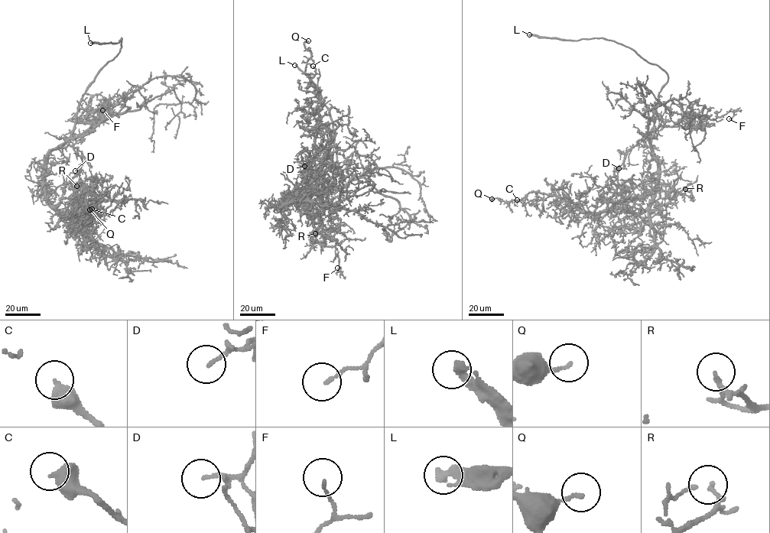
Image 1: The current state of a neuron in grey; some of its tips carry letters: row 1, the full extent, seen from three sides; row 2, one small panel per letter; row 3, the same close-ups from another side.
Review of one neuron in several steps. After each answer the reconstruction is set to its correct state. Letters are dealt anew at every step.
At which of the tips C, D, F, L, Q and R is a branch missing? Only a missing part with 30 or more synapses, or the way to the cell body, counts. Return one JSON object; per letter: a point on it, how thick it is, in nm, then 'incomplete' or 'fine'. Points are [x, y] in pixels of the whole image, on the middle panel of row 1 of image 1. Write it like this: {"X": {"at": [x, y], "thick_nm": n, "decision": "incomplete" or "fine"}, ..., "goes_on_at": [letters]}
{"C": {"at": [313, 66], "thick_nm": 600, "decision": "fine"}, "D": {"at": [304, 166], "thick_nm": 120, "decision": "fine"}, "F": {"at": [337, 268], "thick_nm": 100, "decision": "fine"}, "L": {"at": [294, 65], "thick_nm": 360, "decision": "incomplete"}, "Q": {"at": [308, 40], "thick_nm": 120, "decision": "fine"}, "R": {"at": [315, 233], "thick_nm": 130, "decision": "fine"}, "goes_on_at": ["L"]}

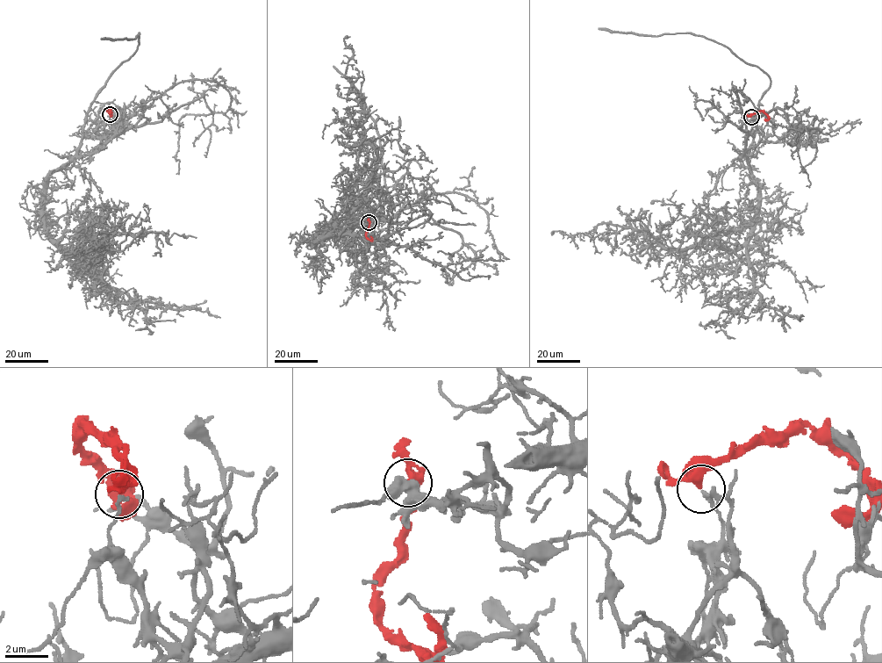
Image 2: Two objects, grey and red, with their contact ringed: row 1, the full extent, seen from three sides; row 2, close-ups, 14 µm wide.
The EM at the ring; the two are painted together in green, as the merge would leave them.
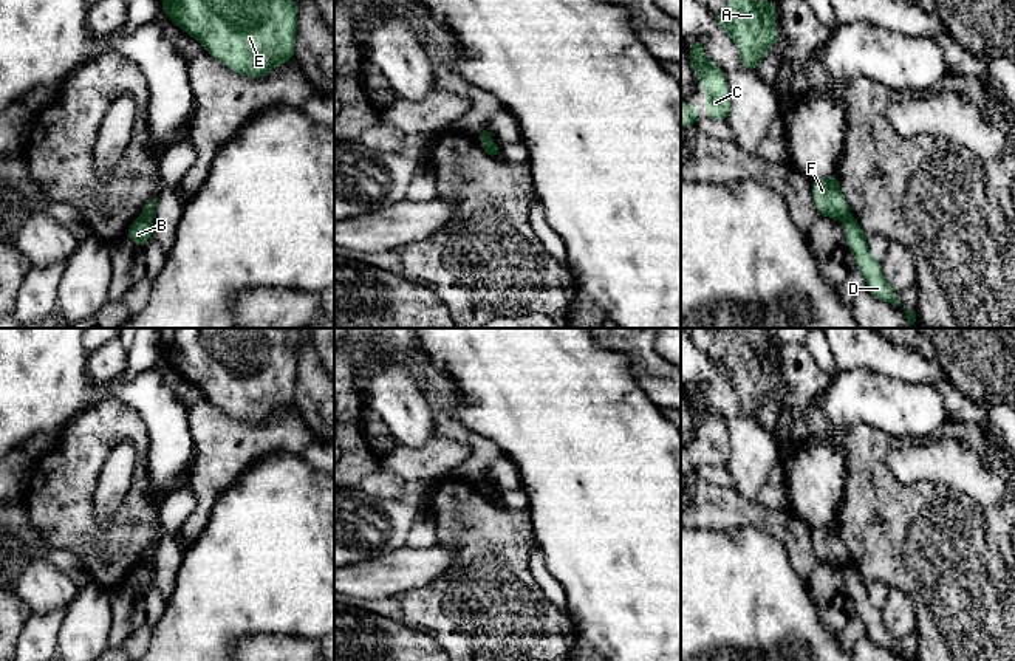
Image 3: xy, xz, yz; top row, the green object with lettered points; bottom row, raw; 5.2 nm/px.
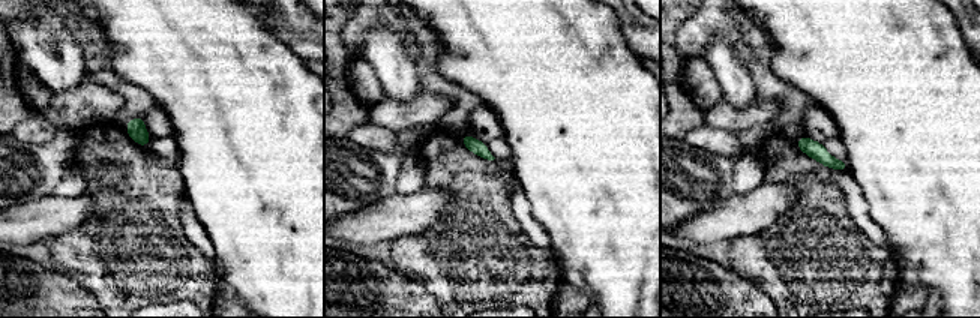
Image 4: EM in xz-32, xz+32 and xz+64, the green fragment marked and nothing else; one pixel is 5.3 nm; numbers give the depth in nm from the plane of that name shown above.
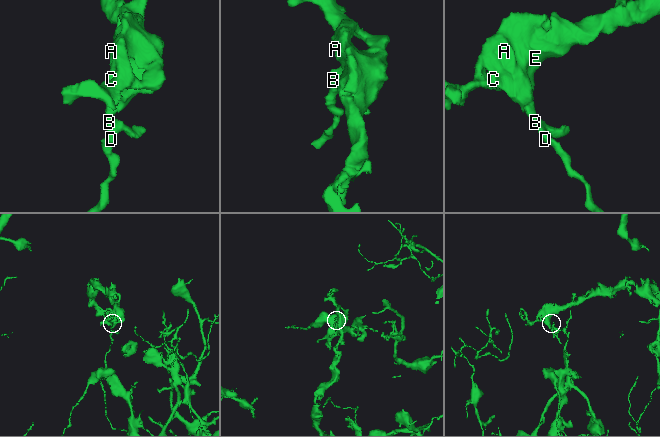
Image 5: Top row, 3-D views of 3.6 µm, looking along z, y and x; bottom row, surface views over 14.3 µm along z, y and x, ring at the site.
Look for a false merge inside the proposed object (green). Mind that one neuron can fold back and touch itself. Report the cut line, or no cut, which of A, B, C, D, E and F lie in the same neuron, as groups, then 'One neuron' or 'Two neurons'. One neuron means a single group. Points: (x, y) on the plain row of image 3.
Split along xz (480, 486), (494, 493). Groups: A C E F / B D. Two neurons

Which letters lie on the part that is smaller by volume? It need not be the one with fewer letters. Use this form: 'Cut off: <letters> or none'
Cut off: A, C, E, F

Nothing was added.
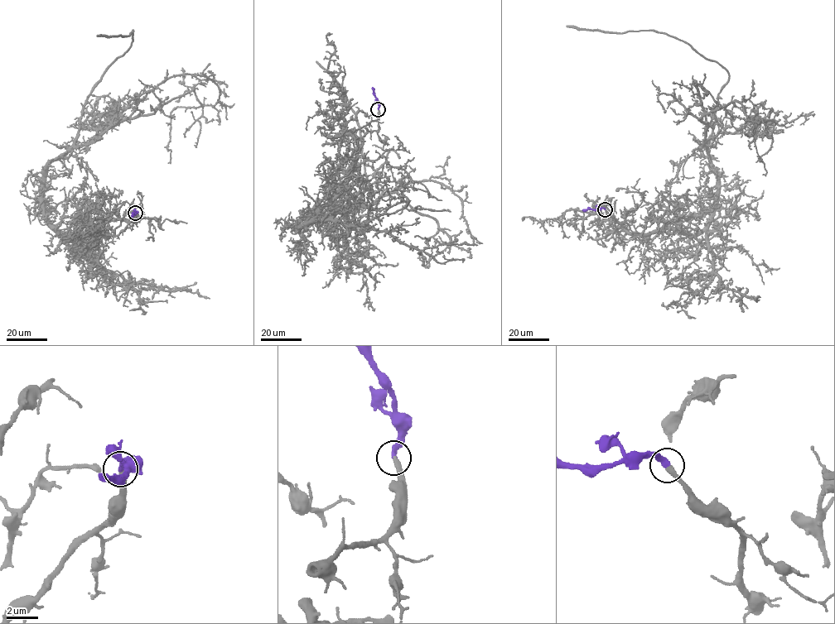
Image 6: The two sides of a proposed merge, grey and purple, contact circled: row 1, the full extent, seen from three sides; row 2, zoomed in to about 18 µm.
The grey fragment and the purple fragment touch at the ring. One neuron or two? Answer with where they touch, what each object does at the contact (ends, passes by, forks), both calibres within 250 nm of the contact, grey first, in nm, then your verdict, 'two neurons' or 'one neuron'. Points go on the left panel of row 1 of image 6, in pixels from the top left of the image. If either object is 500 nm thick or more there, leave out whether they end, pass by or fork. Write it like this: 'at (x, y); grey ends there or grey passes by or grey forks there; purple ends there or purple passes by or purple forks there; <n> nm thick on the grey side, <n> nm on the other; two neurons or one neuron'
at (135, 213); grey ends there; purple ends there; 340 nm thick on the grey side, 360 nm on the other; one neuron

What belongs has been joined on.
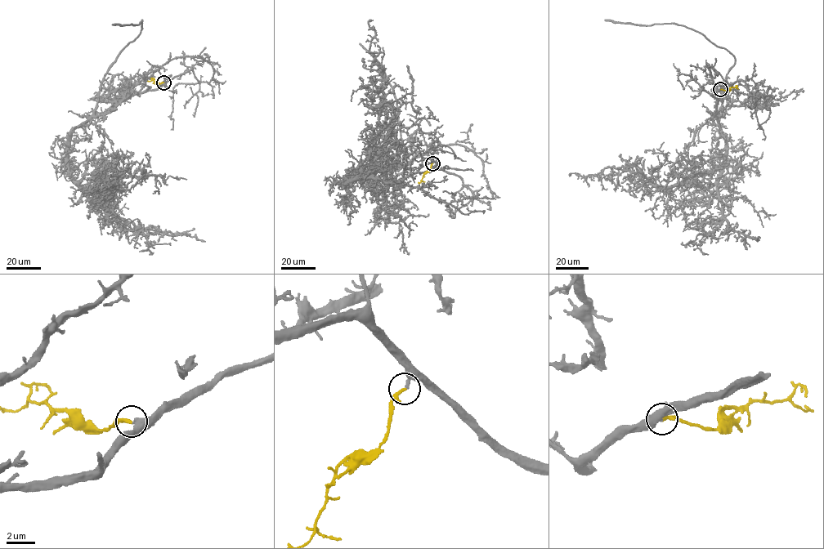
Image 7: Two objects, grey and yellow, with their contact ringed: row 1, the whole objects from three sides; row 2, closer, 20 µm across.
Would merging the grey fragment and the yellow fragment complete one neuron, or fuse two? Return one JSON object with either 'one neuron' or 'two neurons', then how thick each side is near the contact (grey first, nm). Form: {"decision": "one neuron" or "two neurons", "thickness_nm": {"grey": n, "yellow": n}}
{"decision": "one neuron", "thickness_nm": {"grey": 240, "yellow": 240}}

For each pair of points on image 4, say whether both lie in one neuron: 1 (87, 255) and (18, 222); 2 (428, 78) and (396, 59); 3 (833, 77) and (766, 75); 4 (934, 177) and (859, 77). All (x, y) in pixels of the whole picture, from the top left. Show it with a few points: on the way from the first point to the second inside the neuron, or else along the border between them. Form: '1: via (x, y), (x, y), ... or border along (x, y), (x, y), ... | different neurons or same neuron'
1: border along (80, 225), (45, 240) | different neurons
2: border along (401, 39), (413, 60), (420, 89) | different neurons
3: border along (770, 41), (770, 68), (808, 95) | different neurons
4: via (934, 152), (884, 102) | same neuron

